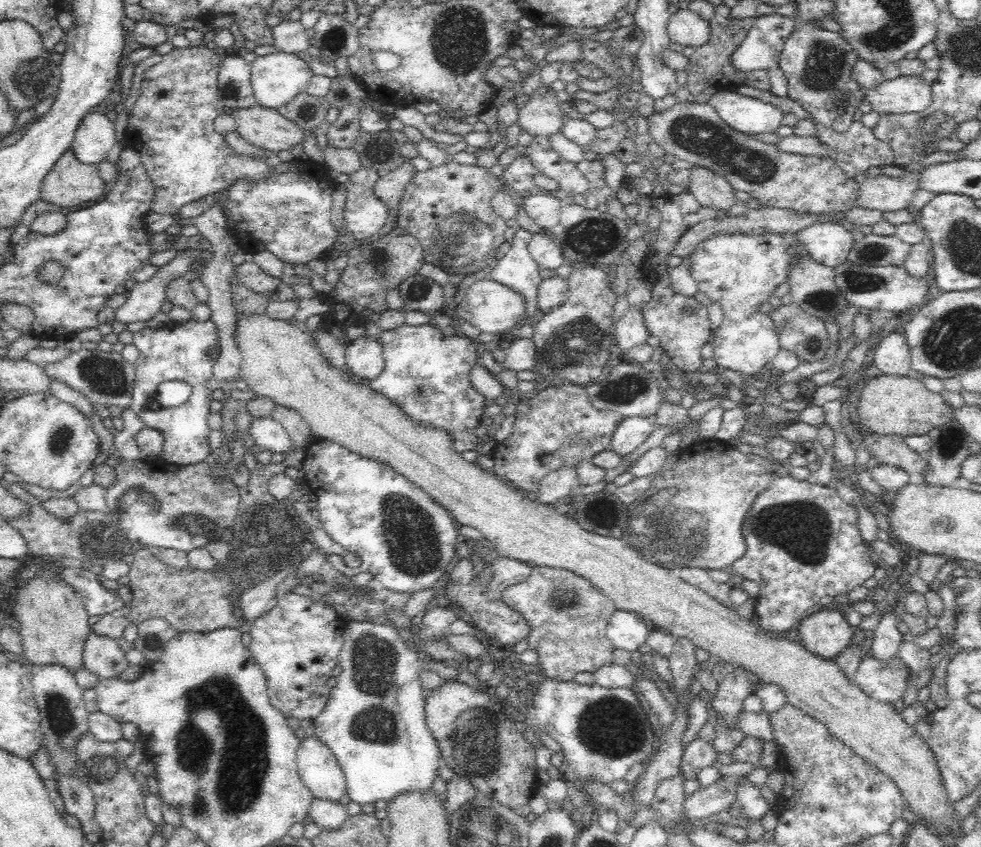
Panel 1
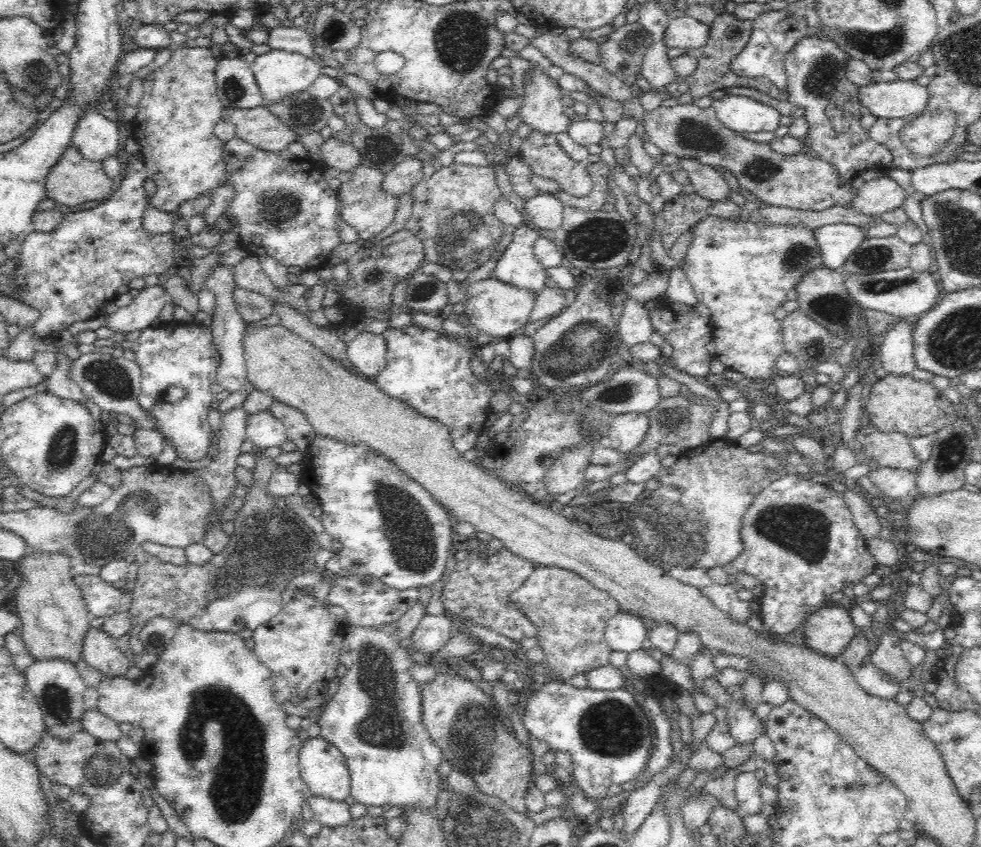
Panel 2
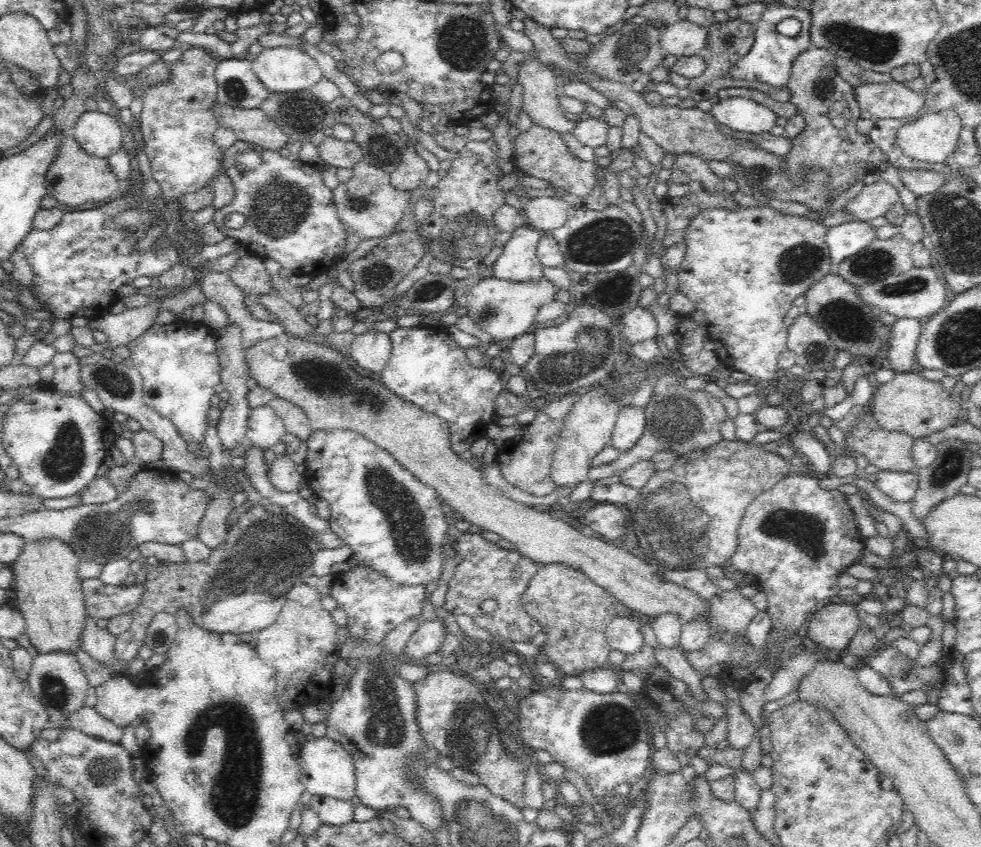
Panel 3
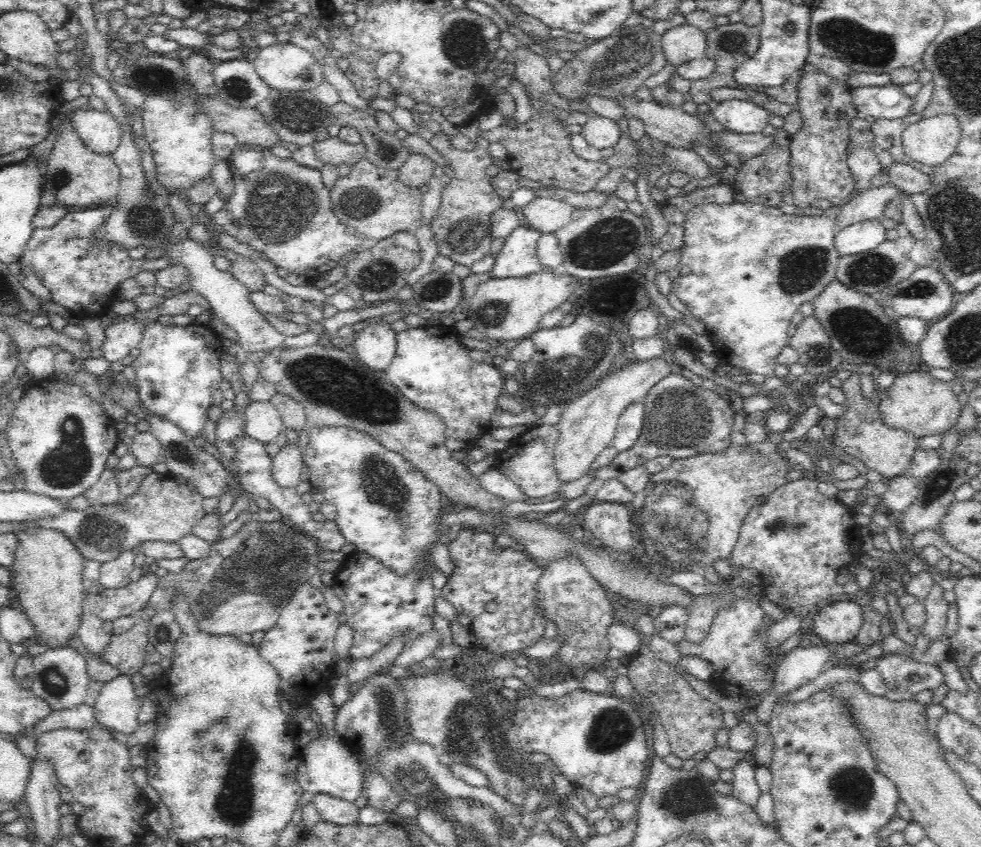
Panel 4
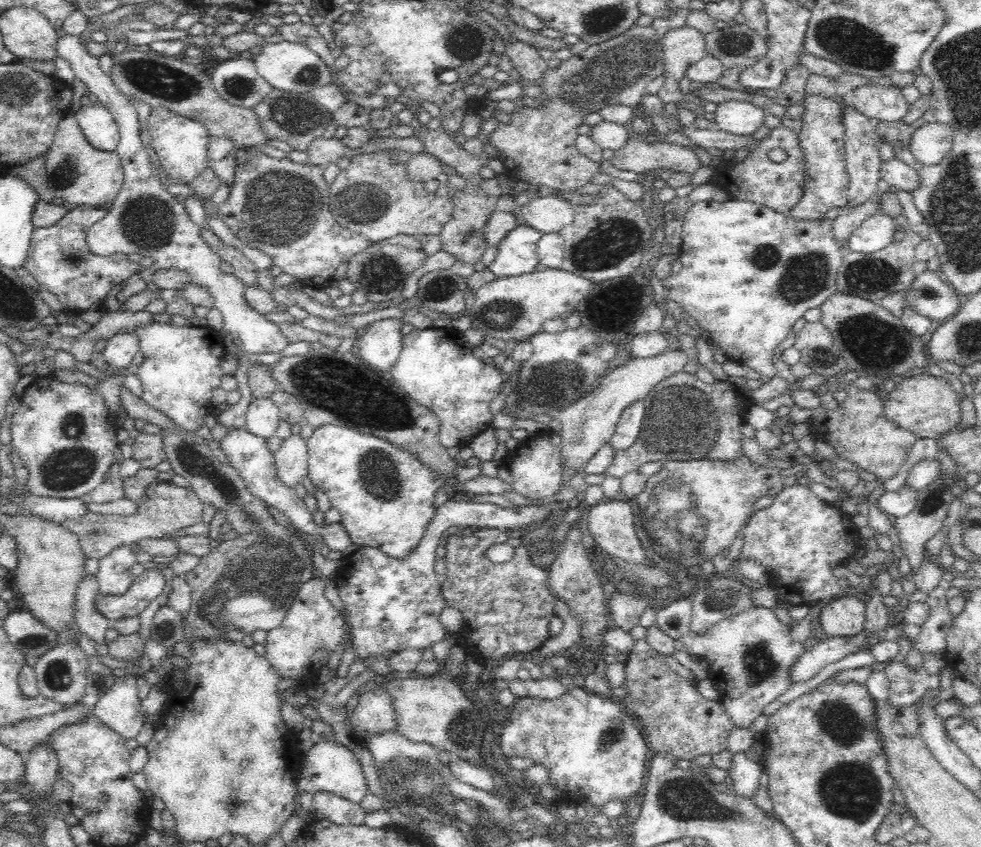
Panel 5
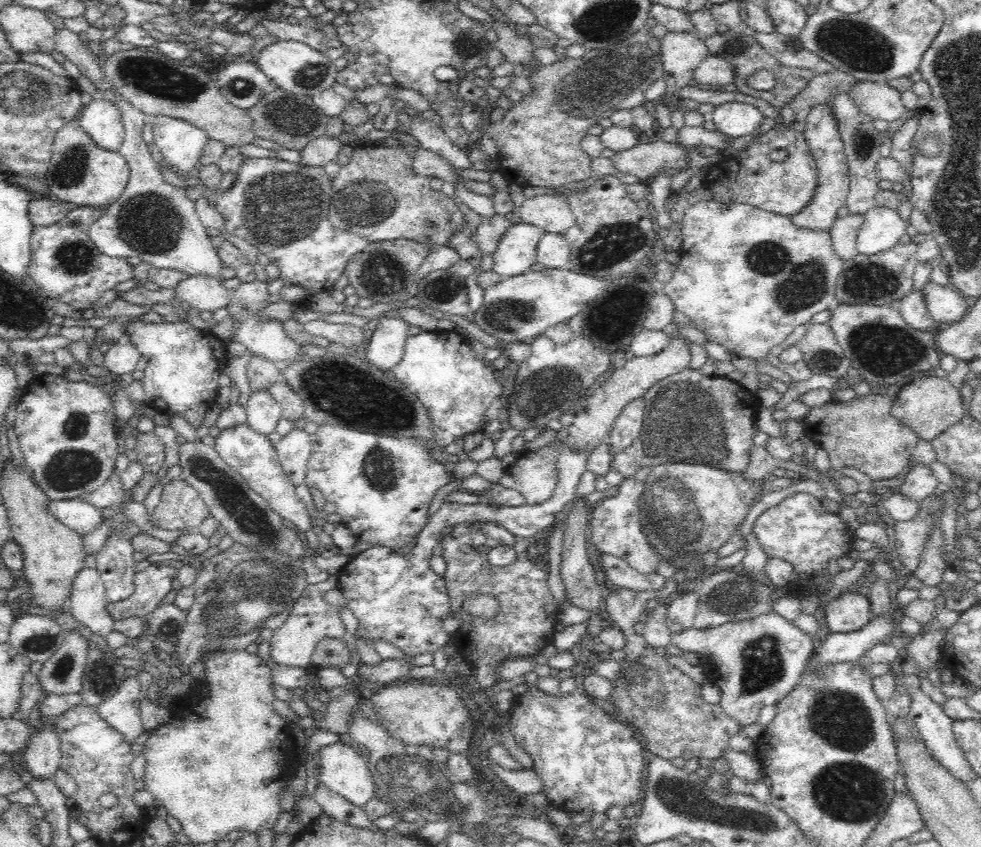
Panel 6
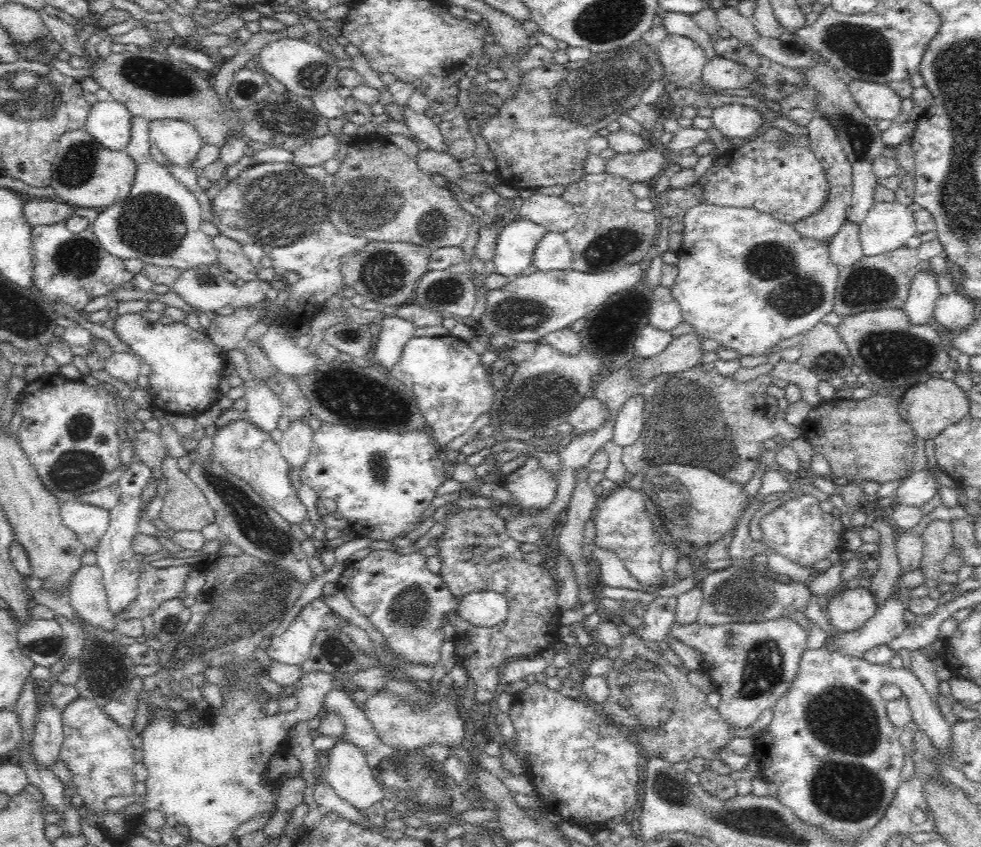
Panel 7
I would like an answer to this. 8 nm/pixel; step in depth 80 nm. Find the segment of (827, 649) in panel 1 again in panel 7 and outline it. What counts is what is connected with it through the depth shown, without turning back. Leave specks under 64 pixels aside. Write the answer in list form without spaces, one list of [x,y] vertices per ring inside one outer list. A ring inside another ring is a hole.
[[[870,588],[837,590],[826,603],[828,619],[838,632],[848,633],[862,628],[876,614],[878,601]]]

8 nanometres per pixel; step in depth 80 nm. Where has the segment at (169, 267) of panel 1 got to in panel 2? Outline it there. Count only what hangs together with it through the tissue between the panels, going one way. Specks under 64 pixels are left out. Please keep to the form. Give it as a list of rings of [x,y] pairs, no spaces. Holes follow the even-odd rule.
[[[161,284],[145,286],[136,296],[134,304],[120,307],[114,314],[103,315],[92,320],[80,320],[84,331],[94,331],[97,328],[108,328],[113,334],[130,334],[142,332],[145,328],[158,324],[158,316],[169,302]]]

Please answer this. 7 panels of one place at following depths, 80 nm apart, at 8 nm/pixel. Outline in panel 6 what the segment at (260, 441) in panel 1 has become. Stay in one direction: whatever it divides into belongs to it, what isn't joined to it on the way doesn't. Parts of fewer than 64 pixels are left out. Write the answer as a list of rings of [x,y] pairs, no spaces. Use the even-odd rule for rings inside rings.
[[[268,388],[252,390],[245,404],[248,426],[260,434],[270,435],[276,431],[281,418],[281,406],[274,400]]]

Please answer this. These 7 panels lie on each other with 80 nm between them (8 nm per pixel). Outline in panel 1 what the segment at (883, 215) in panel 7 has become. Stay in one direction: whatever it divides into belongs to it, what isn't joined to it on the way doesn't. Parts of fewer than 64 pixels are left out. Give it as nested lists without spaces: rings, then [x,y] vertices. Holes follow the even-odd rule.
[[[832,221],[803,228],[797,236],[806,245],[812,260],[833,269],[846,262],[856,242],[852,228]]]

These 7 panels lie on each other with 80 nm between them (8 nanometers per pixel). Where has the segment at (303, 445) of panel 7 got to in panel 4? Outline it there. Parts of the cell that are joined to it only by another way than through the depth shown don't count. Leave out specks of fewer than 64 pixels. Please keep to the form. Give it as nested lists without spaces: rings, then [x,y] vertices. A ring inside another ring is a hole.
[[[288,441],[272,457],[273,477],[282,488],[295,488],[300,484],[300,474],[304,468],[304,450],[296,443]]]

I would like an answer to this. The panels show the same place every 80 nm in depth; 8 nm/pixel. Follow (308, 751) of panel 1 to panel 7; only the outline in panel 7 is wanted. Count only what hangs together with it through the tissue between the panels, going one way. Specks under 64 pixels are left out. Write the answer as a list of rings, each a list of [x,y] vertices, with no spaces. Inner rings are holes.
[[[339,740],[325,753],[329,761],[327,765],[328,773],[323,778],[332,786],[332,789],[342,800],[359,811],[365,811],[367,808],[384,800],[386,797],[384,790],[378,780],[375,779],[367,758],[359,748],[356,748],[352,743]]]

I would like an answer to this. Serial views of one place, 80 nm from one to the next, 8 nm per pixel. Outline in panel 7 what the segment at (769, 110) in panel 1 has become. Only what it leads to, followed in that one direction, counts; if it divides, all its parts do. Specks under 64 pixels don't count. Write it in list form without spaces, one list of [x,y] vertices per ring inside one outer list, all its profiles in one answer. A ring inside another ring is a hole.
[[[735,103],[716,108],[711,115],[712,126],[728,138],[748,138],[762,125],[756,109]]]

